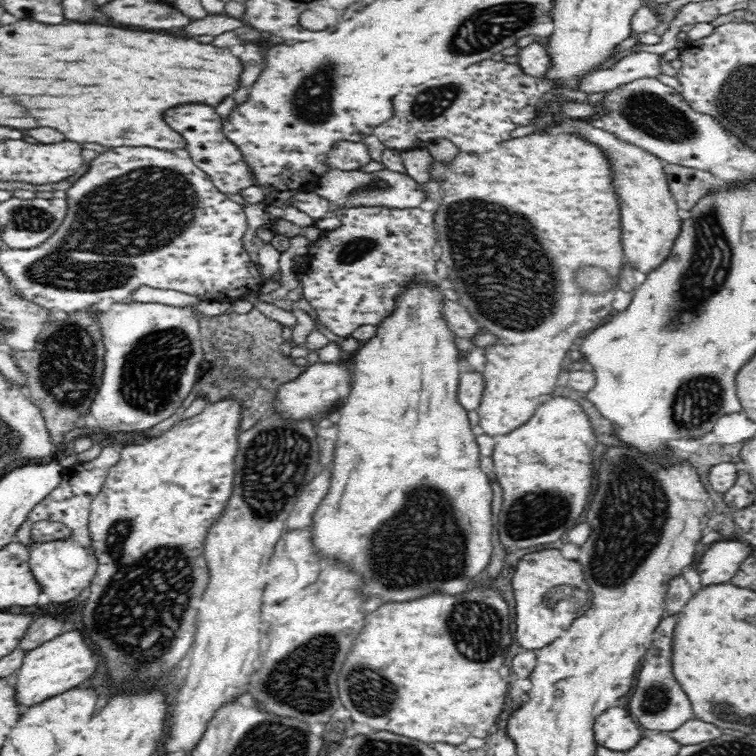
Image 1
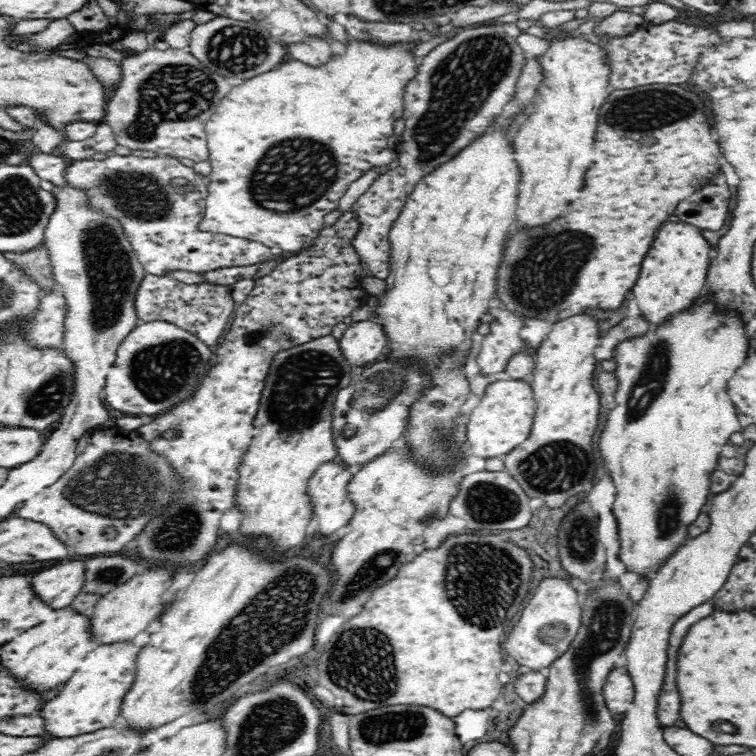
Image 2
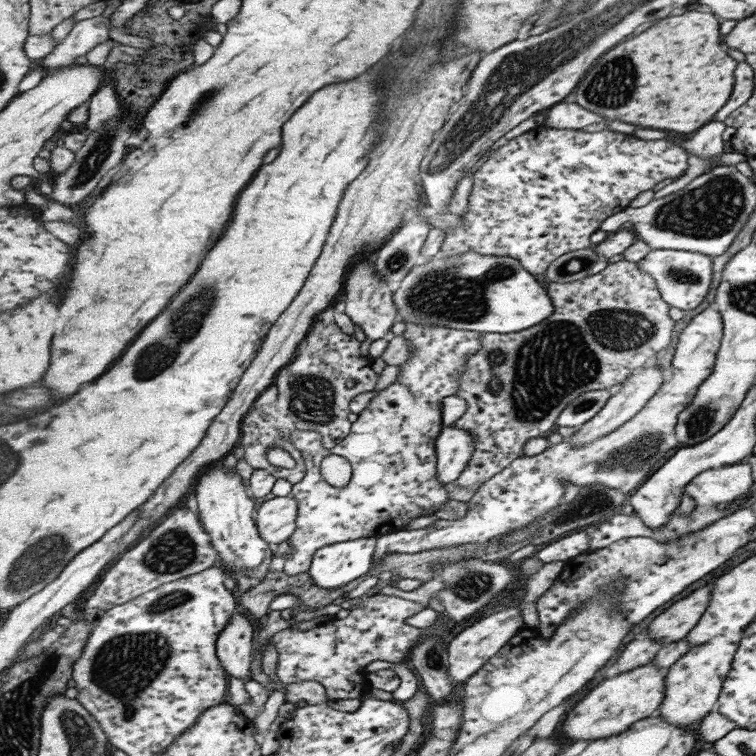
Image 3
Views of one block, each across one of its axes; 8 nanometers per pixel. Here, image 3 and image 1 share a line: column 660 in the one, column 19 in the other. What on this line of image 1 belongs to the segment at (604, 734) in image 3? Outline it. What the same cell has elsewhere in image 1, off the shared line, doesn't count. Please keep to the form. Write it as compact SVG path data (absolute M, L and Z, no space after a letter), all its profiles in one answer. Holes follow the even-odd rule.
M80 630L64 632L24 656L22 664L10 680L13 683L13 702L24 709L42 704L58 694L82 686L84 682L90 682L88 678L96 676L96 665Z

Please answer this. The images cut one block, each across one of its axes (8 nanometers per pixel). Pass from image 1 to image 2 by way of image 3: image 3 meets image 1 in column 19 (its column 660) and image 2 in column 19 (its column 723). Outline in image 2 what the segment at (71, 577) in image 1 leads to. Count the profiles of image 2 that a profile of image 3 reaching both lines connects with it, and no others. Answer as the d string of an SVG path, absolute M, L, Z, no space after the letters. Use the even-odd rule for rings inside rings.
M120 426L95 427L86 431L78 441L75 461L53 485L47 486L32 498L18 506L18 517L40 521L72 550L72 554L105 557L116 554L128 542L132 542L158 510L166 506L166 498L174 494L174 478L170 478L170 466L162 458L150 454L150 446L138 438L136 430L124 430Z

